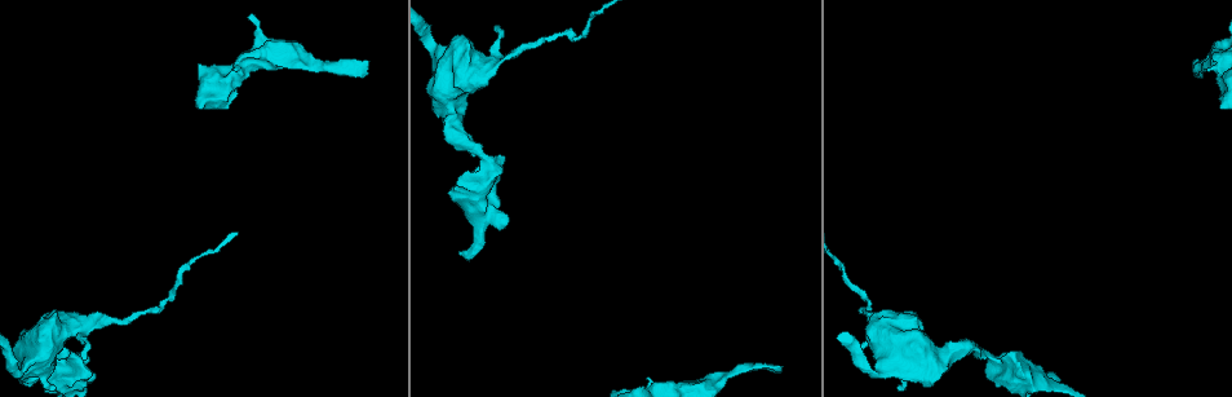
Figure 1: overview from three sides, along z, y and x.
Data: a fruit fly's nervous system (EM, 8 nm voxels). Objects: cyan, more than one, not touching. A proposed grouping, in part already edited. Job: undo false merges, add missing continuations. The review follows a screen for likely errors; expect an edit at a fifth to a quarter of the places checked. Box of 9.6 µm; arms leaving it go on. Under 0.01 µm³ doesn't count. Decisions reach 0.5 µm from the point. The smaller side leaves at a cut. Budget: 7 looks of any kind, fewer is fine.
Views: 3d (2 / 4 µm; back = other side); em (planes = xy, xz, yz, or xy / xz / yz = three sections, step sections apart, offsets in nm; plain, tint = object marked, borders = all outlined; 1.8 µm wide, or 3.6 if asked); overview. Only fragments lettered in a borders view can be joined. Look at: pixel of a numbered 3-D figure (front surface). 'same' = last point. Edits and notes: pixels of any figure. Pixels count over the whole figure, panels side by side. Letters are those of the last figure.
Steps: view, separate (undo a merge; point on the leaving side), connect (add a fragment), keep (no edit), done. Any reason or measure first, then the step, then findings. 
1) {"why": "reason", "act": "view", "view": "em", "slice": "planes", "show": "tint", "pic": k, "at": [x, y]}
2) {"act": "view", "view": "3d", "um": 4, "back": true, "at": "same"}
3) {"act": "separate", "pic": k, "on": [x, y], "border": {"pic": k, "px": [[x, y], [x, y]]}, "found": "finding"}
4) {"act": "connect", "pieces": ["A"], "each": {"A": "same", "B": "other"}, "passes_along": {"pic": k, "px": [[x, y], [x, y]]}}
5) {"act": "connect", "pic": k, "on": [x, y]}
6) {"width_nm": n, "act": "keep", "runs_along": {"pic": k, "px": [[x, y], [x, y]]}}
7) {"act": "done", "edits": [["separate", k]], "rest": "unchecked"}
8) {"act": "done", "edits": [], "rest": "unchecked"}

{"why": "stops while still wide", "act": "view", "view": "em", "slice": "planes", "show": "borders", "pic": 1, "at": [503, 220]}

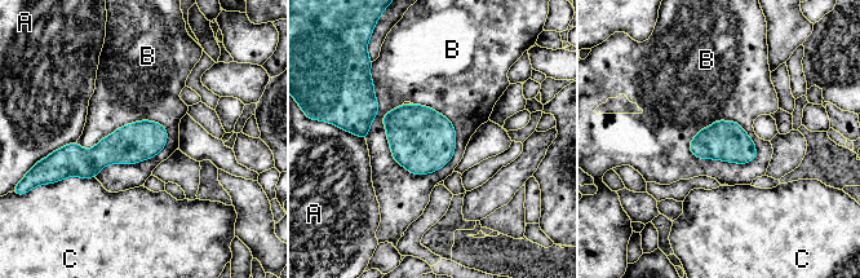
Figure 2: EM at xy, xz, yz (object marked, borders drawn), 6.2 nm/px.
{"width_nm": 240, "act": "keep", "each": {"A": "other", "B": "other", "C": "other"}, "border": {"pic": 2, "px": [[381, 117], [412, 173], [452, 158]]}, "found": "no lettered fragment goes on from it"}

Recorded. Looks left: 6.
{"why": "calibre changes", "act": "view", "view": "3d", "um": 4, "pic": 1, "at": [449, 109]}

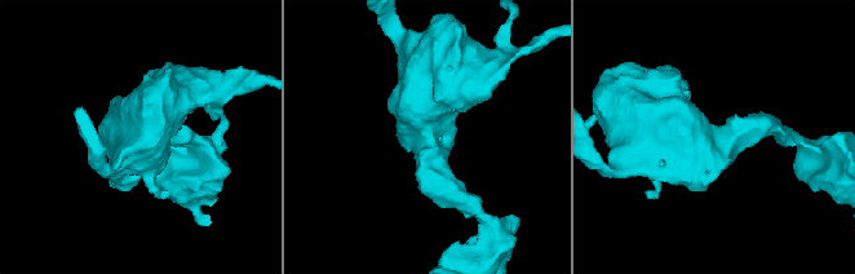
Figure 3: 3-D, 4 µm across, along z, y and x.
{"act": "view", "view": "em", "um": 3.6, "slice": "planes", "show": "tint", "pic": 3, "at": [714, 144]}

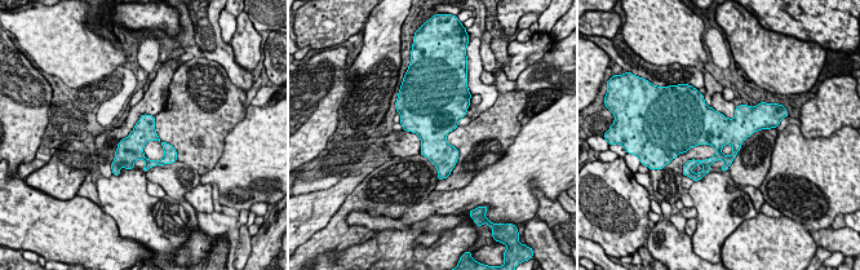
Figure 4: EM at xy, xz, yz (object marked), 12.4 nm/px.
{"why": "see the neighbours", "act": "view", "view": "em", "um": 3.6, "slice": "planes", "show": "borders", "at": "same"}

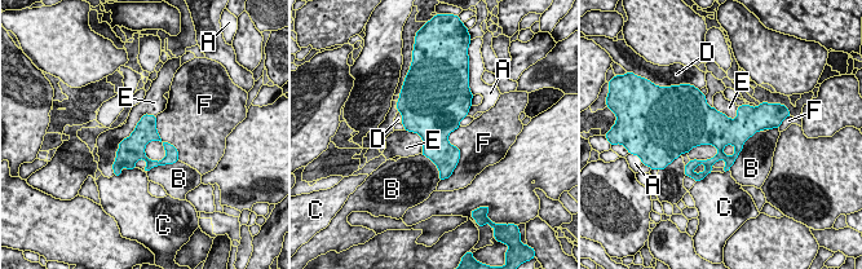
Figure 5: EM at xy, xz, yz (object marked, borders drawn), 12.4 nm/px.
{"act": "keep", "each": {"A": "other", "B": "other", "C": "other", "D": "other", "E": "other", "F": "other"}, "border": {"pic": 5, "px": [[153, 114], [119, 144], [111, 164]]}, "found": "continuous, no second neuron"}

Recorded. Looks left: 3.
{"why": "branch stops here", "act": "view", "view": "3d", "um": 4, "pic": 1, "at": [367, 63]}

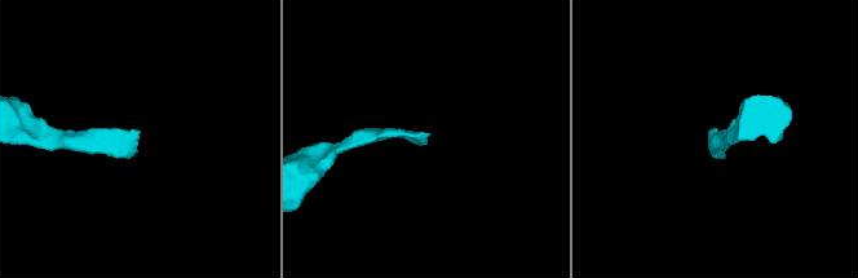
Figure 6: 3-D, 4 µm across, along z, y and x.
{"act": "view", "view": "em", "slice": "xy", "step": 16, "show": "borders", "pic": 6, "at": [428, 134]}

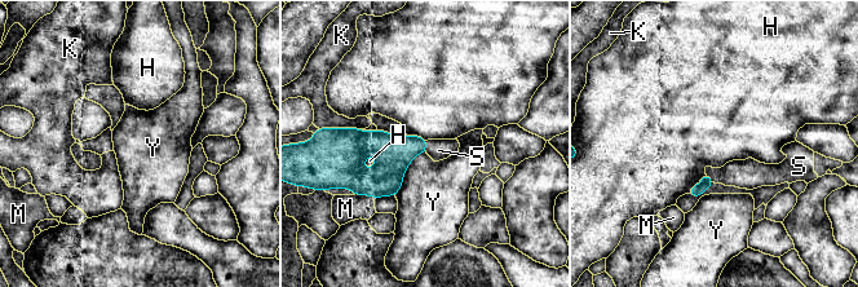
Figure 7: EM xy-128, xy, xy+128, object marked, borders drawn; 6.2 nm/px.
{"act": "connect", "pieces": ["S"], "each": {"H": "other", "K": "other", "M": "other", "S": "same", "Y": "other"}, "found": "the neuron continues"}

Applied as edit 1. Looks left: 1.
{"act": "done", "edits": [["connect", 7]], "rest": "unchecked"}

